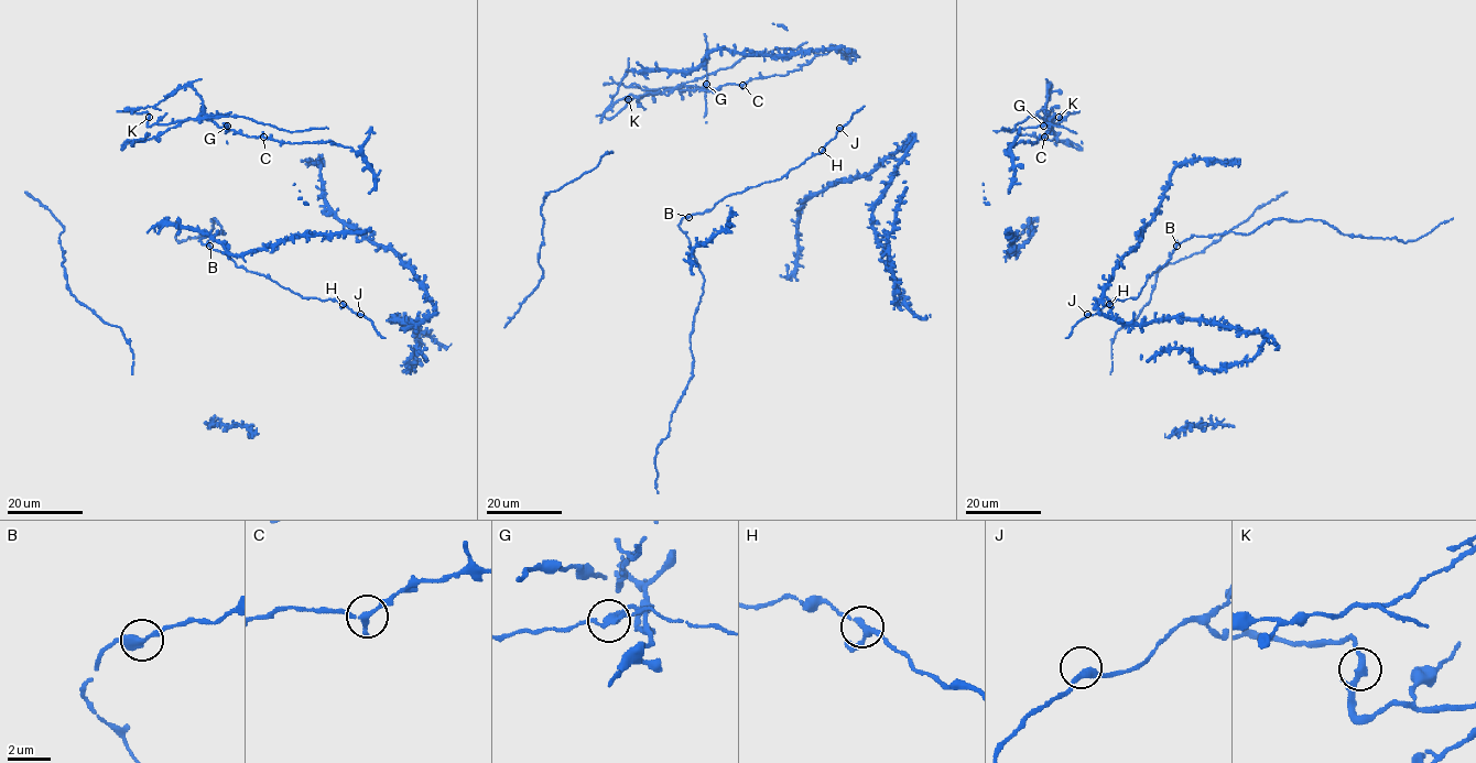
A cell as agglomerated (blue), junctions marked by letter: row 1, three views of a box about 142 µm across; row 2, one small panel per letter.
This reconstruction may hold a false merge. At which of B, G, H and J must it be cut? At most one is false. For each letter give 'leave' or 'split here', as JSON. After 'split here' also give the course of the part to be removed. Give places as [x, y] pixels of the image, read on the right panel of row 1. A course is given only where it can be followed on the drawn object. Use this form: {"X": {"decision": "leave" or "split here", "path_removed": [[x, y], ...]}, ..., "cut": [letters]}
{"B": {"decision": "leave"}, "G": {"decision": "split here", "path_removed": [[1043, 126], [1046, 123], [1050, 126], [1050, 116], [1050, 119], [1054, 119], [1054, 138], [1067, 142], [1018, 135]]}, "H": {"decision": "leave"}, "J": {"decision": "leave"}, "cut": ["G"]}

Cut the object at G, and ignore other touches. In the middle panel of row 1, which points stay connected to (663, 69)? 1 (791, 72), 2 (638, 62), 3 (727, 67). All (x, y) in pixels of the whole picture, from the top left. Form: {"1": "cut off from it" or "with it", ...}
{"1": "cut off from it", "2": "with it", "3": "cut off from it"}

